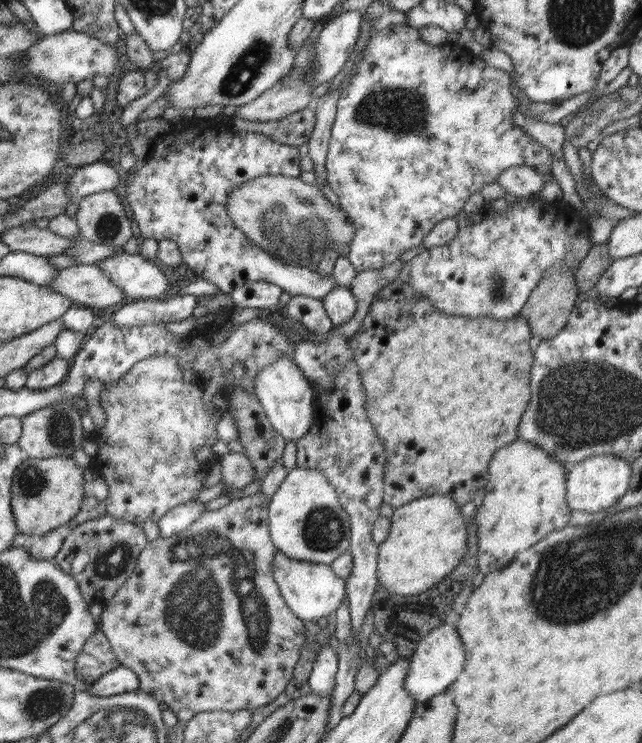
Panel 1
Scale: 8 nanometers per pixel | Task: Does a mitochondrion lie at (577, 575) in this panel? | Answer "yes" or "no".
yes

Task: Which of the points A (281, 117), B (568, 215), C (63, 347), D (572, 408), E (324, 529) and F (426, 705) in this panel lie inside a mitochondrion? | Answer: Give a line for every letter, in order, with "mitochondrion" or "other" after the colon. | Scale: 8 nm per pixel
A: other
B: other
C: other
D: mitochondrion
E: mitochondrion
F: other

